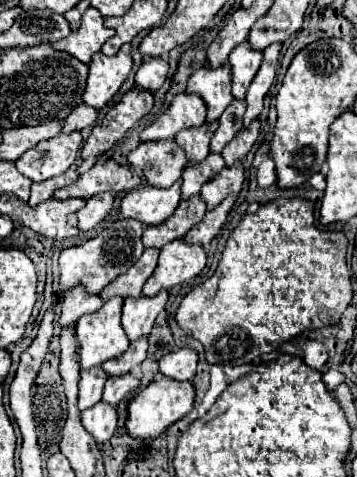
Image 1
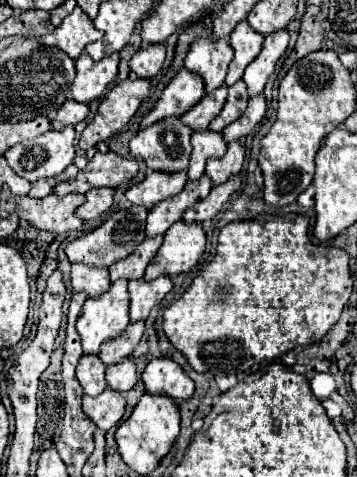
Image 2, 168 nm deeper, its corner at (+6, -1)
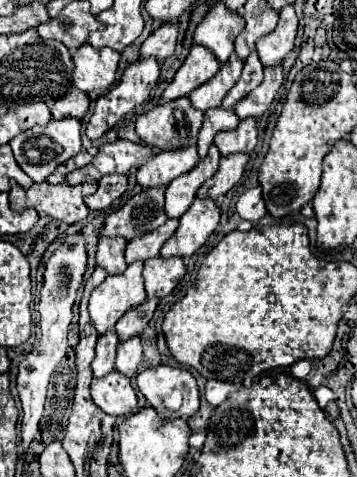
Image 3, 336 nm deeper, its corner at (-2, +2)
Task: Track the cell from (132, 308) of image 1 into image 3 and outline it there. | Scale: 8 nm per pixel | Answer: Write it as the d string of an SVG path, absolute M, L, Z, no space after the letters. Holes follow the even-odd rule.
M156 257L154 261L146 261L142 277L144 277L148 299L162 299L168 293L172 293L172 289L180 283L184 273L186 273L186 267L182 259L176 259L176 257L168 261L160 257Z

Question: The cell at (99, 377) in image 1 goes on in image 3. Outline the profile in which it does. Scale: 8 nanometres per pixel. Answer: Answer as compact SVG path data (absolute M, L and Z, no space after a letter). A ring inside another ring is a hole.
M110 329L104 337L98 337L96 357L92 361L92 373L94 373L94 377L106 377L108 373L114 371L116 347L118 347L118 337L116 337L114 329Z

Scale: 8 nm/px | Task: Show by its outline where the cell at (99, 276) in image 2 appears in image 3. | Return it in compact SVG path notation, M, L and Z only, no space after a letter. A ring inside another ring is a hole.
M120 237L98 241L98 247L96 247L96 267L106 269L108 275L124 273L124 269L126 269L124 249L126 249L126 241L120 241Z

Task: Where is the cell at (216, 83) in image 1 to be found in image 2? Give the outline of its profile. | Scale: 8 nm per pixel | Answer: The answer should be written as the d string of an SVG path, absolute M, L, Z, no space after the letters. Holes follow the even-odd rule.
M198 38L190 44L184 66L202 76L206 92L214 92L224 84L232 56L234 52L228 40Z

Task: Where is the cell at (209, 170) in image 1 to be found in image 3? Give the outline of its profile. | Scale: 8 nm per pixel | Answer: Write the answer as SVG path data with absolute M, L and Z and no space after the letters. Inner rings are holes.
M210 109L208 113L204 113L204 123L202 123L202 129L200 129L200 135L198 135L198 153L200 153L200 159L206 159L208 157L208 149L210 145L214 143L214 137L218 133L224 133L224 131L232 131L238 127L238 117L234 111L226 111L226 109Z

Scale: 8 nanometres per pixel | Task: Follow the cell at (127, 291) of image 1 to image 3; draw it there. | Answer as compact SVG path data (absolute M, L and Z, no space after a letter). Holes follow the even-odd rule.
M168 219L156 233L148 233L148 237L140 237L136 241L130 241L126 247L126 263L132 261L148 261L160 255L160 247L166 243L168 237L174 235L178 229L178 219Z

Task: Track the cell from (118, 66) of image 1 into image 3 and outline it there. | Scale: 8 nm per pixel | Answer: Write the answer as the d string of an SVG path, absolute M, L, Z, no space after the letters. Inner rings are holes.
M84 43L74 55L74 85L76 89L90 93L90 91L108 91L116 81L116 69L120 61L120 53L114 49L94 49L92 45Z

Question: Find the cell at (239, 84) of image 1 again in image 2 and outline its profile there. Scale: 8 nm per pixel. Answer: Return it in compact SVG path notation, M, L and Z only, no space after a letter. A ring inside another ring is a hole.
M244 18L240 22L240 26L236 26L232 30L232 36L230 36L230 44L234 48L234 58L232 58L232 64L228 66L228 74L226 74L226 84L234 84L236 80L242 78L244 74L244 68L260 54L260 48L262 48L262 40L264 36L260 36L250 24L248 20Z

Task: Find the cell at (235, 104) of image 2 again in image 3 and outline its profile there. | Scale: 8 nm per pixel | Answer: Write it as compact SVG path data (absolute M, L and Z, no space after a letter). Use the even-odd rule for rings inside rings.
M252 53L252 57L248 57L248 61L244 63L244 71L240 81L230 89L228 97L222 101L224 109L234 109L238 105L238 101L242 101L252 89L256 89L262 81L262 65L260 59L256 57L256 53Z

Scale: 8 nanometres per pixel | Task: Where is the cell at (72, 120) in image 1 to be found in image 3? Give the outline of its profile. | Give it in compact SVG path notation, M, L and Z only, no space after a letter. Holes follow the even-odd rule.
M78 89L68 91L64 97L60 97L54 107L52 107L52 117L54 119L64 119L64 117L74 117L74 119L84 119L88 113L88 95L80 93Z

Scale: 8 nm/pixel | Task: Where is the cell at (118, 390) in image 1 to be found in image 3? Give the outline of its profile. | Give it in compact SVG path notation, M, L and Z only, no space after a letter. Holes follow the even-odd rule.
M132 337L130 341L124 341L118 345L118 357L116 357L116 371L132 379L138 371L138 365L142 363L142 343L140 337Z

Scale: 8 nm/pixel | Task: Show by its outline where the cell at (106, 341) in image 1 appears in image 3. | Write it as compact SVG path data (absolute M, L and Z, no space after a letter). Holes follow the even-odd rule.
M140 261L128 265L122 275L108 275L90 295L88 313L98 335L104 335L116 321L146 299Z

